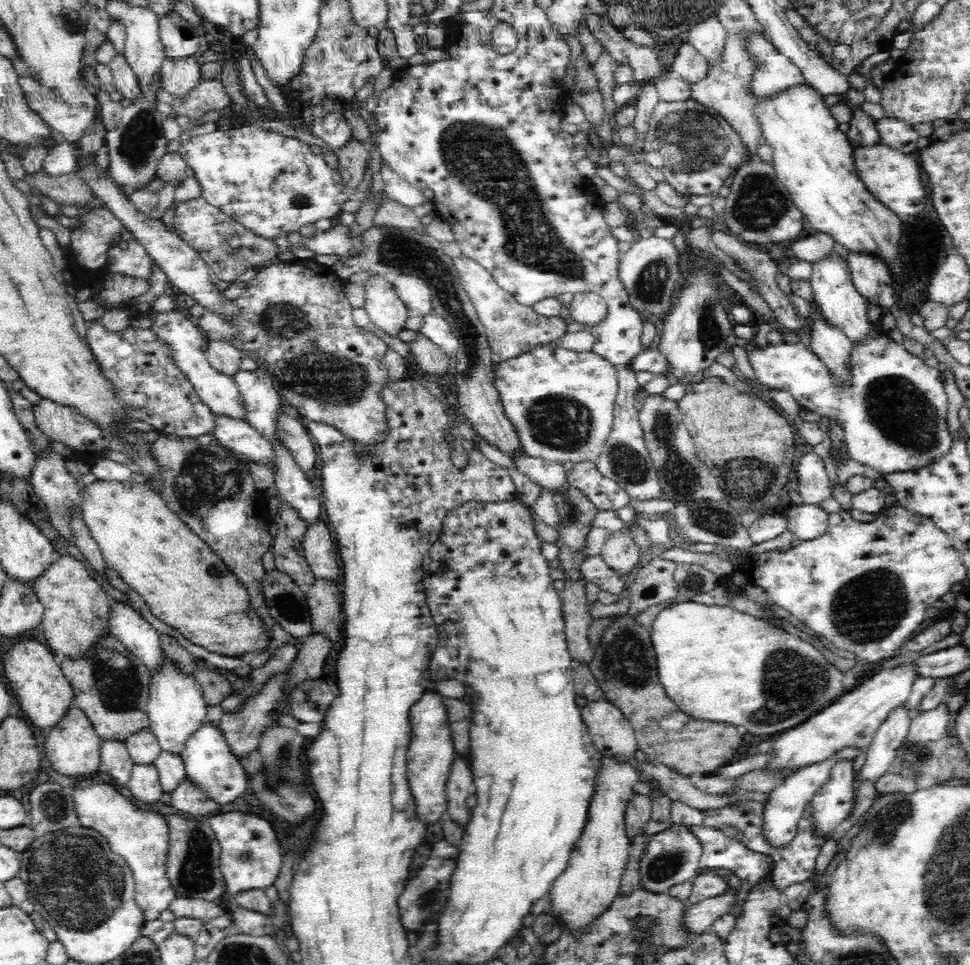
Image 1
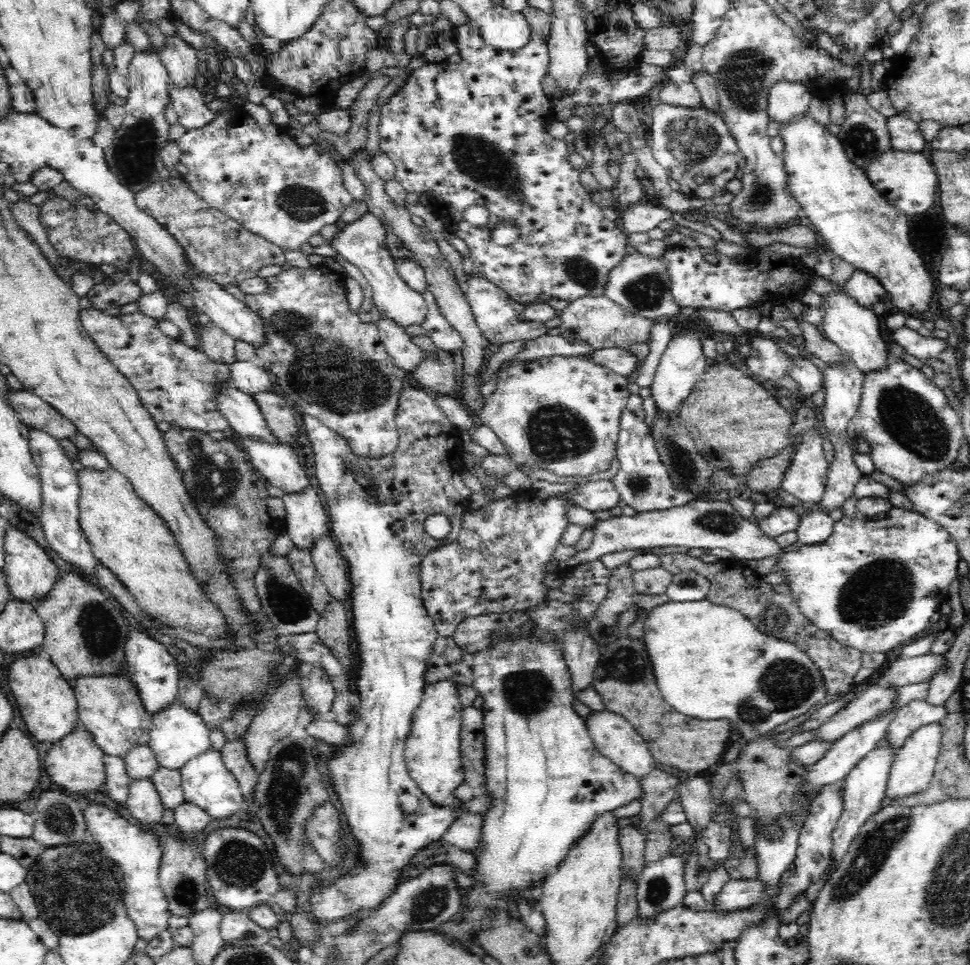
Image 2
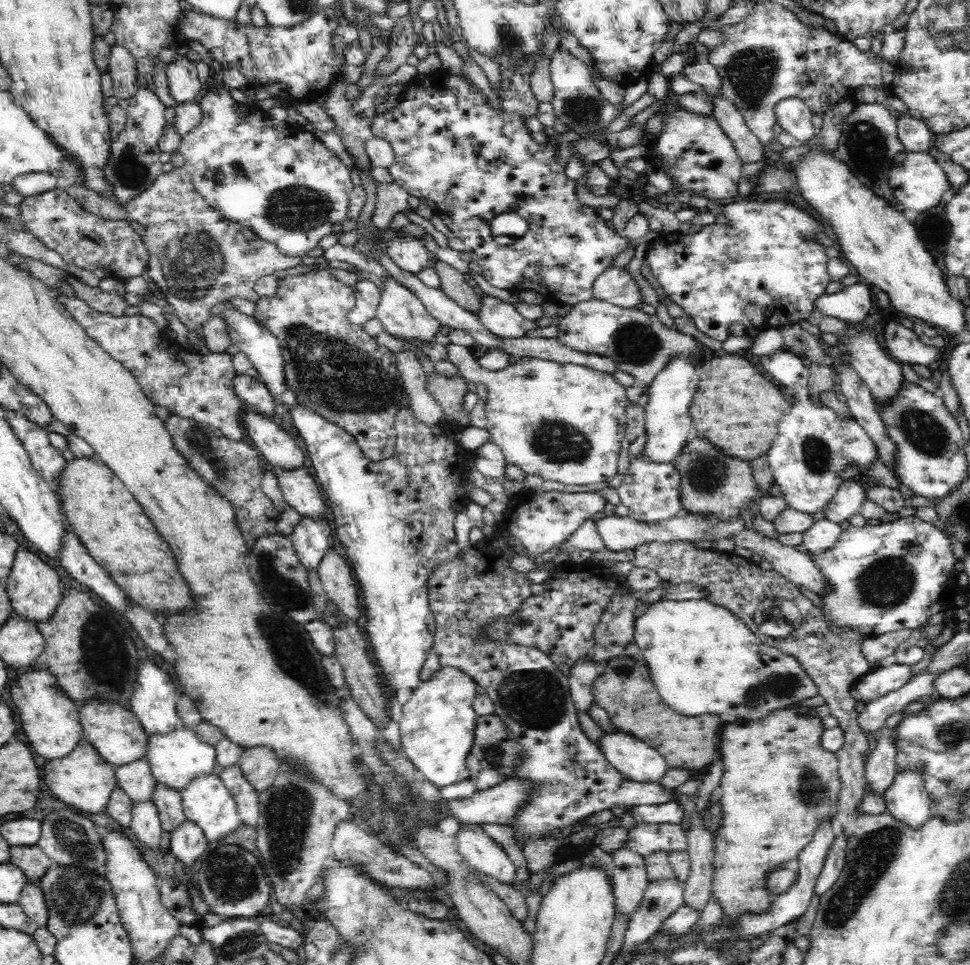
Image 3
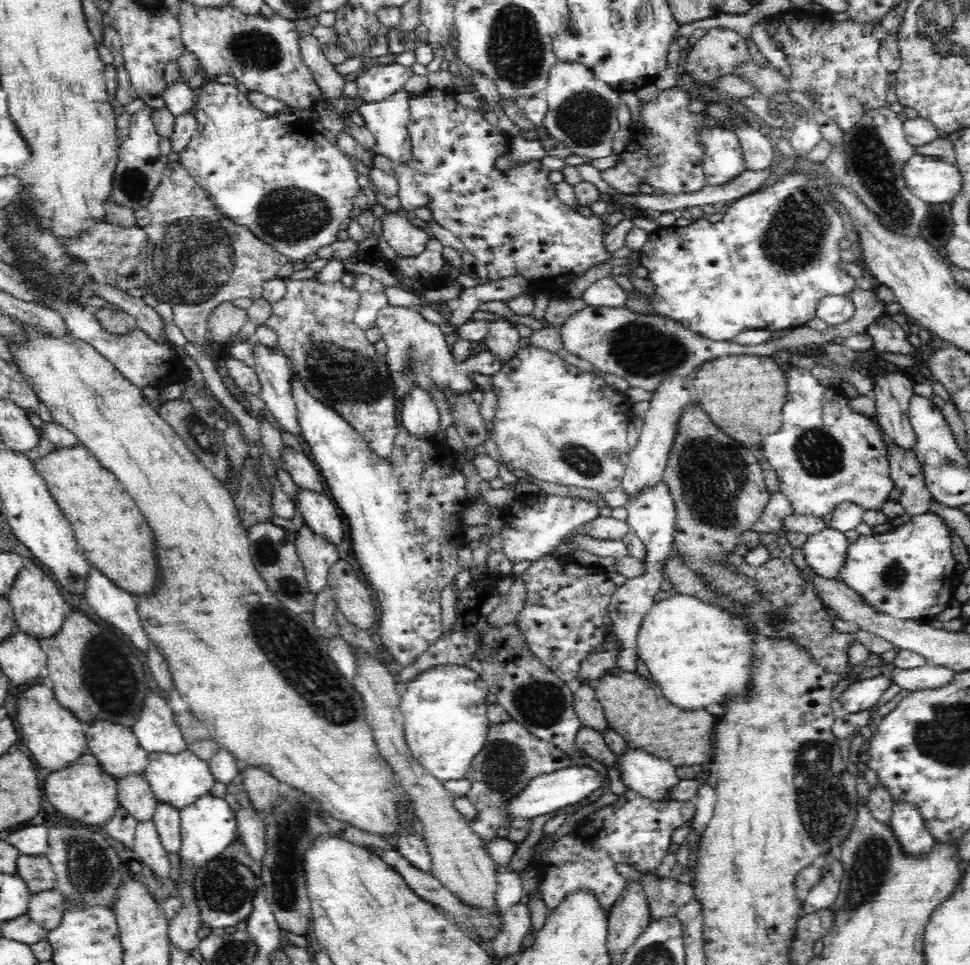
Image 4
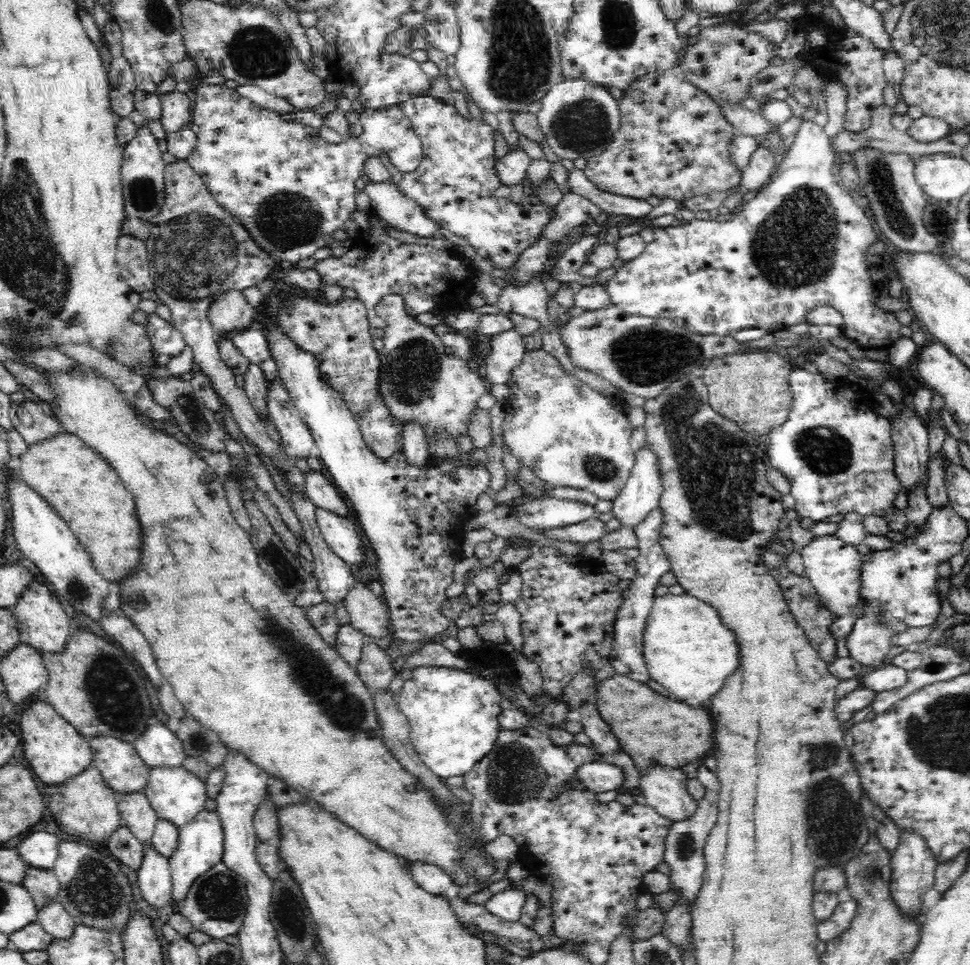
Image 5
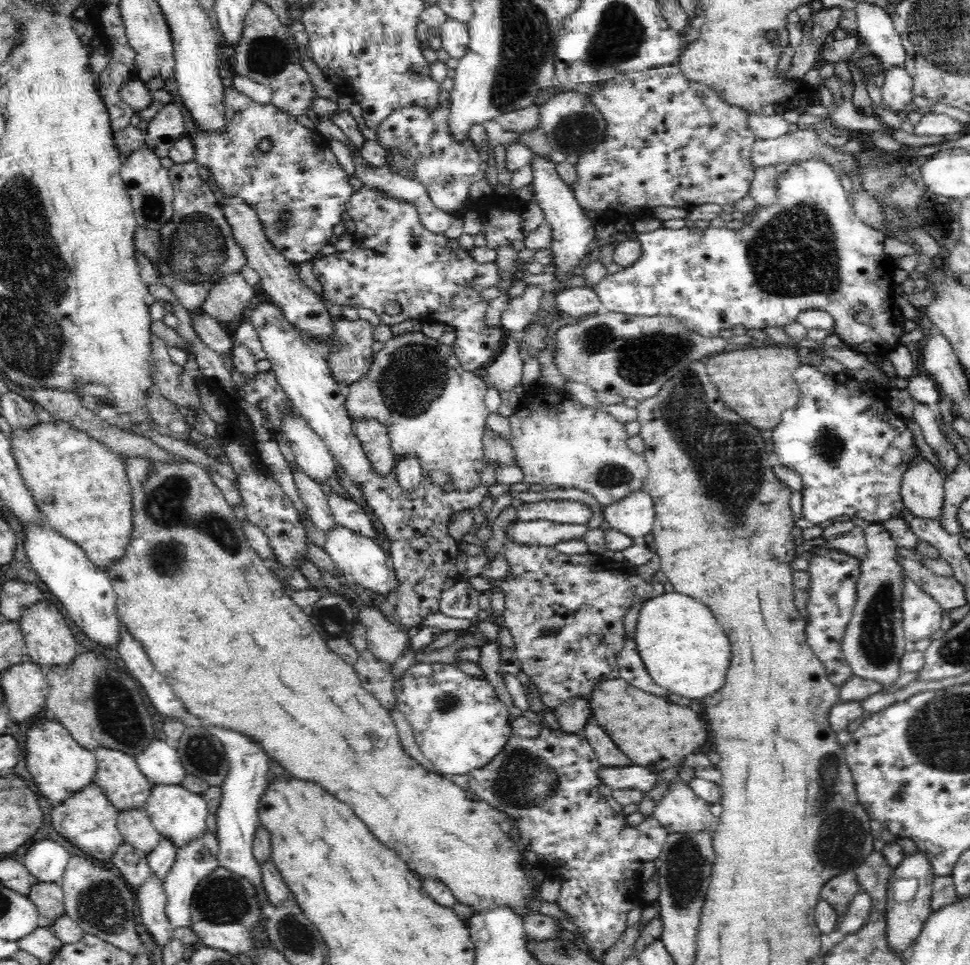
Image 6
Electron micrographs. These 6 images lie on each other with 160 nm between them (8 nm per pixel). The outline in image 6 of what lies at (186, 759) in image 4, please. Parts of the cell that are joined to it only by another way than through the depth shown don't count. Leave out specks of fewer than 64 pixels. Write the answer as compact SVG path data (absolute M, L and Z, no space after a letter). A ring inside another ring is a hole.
M181 783L155 784L144 809L154 828L161 836L173 842L176 848L186 846L192 838L198 838L198 834L206 830L206 817L209 814L206 800L202 795L186 790Z

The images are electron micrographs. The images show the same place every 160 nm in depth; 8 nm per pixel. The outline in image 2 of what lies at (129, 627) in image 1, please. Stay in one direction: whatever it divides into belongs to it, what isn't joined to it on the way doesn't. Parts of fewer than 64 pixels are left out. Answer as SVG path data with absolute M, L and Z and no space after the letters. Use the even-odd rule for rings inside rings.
M132 630L128 642L124 642L126 670L128 677L138 690L142 704L151 716L162 710L166 704L175 702L179 692L179 667L164 645L158 644L148 633Z

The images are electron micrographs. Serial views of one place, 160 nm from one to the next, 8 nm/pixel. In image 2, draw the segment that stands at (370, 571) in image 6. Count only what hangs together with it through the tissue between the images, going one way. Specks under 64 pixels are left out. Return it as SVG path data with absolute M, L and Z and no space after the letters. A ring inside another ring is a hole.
M238 436L238 439L235 440L240 444L252 466L268 484L280 488L285 494L300 492L300 490L311 486L306 472L298 461L297 454L290 445L273 444L272 442L264 442L260 438L244 438L243 436Z

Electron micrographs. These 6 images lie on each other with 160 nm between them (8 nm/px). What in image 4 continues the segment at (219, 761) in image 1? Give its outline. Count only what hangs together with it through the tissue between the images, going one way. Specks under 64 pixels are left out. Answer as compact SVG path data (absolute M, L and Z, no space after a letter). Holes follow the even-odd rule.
M208 792L201 798L195 800L189 806L180 810L181 814L181 847L179 850L180 866L195 866L200 868L218 857L218 854L224 852L227 846L235 840L237 830L237 819L230 804L222 798L215 798Z

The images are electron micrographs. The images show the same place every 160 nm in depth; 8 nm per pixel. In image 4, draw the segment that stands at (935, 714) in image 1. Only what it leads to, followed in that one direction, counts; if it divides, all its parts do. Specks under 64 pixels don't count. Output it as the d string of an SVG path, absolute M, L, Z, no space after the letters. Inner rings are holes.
M910 803L895 804L889 825L904 854L920 855L934 845L934 837L928 832L920 811Z

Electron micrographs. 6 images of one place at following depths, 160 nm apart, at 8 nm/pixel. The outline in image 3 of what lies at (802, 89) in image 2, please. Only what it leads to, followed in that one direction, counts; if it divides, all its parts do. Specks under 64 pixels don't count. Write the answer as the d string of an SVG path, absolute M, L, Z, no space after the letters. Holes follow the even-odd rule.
M782 98L775 106L776 122L795 138L795 143L806 144L814 138L812 110L801 98Z

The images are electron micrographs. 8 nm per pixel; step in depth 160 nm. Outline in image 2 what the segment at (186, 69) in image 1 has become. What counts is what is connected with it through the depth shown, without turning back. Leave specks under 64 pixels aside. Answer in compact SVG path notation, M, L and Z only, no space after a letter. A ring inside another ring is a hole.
M170 86L168 90L169 99L173 102L173 109L178 115L178 122L186 130L192 130L198 127L206 126L215 119L216 112L210 111L210 108L204 102L204 96L200 90L193 86Z

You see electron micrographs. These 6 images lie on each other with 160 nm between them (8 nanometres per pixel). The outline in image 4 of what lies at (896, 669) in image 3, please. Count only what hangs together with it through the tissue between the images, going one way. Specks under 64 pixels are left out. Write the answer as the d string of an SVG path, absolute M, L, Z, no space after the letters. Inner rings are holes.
M870 671L860 676L857 682L850 684L849 688L843 692L839 698L839 702L842 703L841 713L856 713L862 712L861 710L869 709L870 707L878 704L882 695L892 686L892 679L885 677L878 671Z

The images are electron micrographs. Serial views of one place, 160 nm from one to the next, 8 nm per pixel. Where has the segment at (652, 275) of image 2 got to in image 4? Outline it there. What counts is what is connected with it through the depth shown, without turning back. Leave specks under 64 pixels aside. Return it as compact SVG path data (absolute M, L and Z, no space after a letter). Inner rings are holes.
M612 275L591 283L581 297L587 306L627 306L627 292L612 279Z

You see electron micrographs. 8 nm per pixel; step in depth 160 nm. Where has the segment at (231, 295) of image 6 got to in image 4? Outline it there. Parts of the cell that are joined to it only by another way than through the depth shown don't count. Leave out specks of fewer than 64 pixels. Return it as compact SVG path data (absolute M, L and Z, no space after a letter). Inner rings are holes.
M232 302L219 305L207 321L211 340L220 344L232 342L247 320L247 310L234 306Z

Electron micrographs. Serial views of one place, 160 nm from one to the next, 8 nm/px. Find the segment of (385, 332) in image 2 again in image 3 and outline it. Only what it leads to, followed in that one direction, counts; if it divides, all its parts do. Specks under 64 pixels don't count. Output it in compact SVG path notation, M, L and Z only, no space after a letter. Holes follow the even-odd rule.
M399 351L394 354L397 358L396 368L408 397L407 406L416 414L418 422L424 422L426 426L442 426L446 422L445 414L440 403L426 388L426 375L420 360L410 351Z

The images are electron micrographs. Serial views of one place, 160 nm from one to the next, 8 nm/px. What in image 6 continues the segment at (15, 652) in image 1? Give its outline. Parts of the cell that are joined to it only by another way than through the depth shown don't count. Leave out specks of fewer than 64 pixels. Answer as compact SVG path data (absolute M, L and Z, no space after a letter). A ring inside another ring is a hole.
M50 719L34 722L28 728L28 740L24 740L24 742L28 742L28 746L23 746L23 748L28 748L28 750L23 750L23 754L28 754L28 756L23 756L23 758L28 762L30 780L34 782L40 794L44 794L44 800L48 800L50 804L56 806L65 802L71 795L83 790L86 786L89 786L90 782L95 780L95 774L97 773L95 753L80 746L61 723Z

